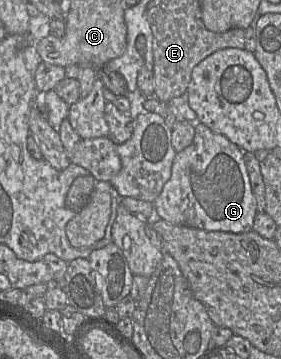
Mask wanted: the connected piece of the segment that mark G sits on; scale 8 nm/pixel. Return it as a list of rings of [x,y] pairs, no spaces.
[[[196,122],[194,128],[193,142],[176,154],[171,177],[153,203],[155,217],[173,225],[205,231],[245,233],[252,230],[258,210],[244,151],[201,122]]]

